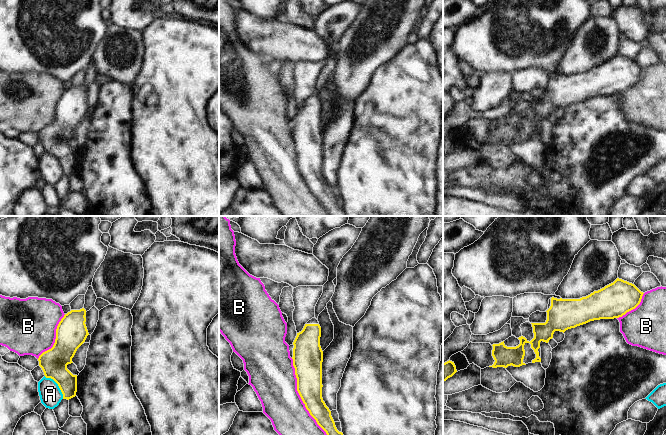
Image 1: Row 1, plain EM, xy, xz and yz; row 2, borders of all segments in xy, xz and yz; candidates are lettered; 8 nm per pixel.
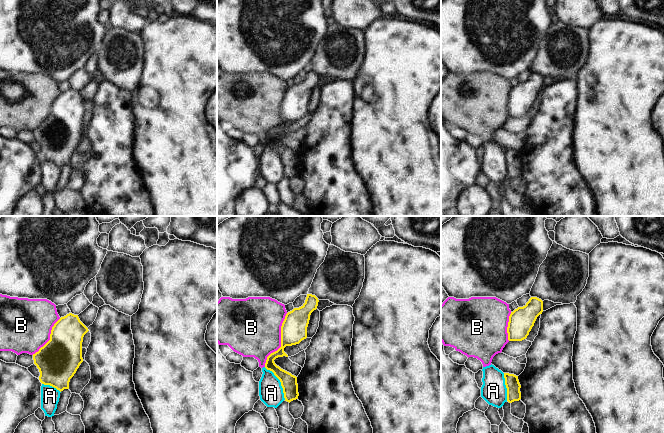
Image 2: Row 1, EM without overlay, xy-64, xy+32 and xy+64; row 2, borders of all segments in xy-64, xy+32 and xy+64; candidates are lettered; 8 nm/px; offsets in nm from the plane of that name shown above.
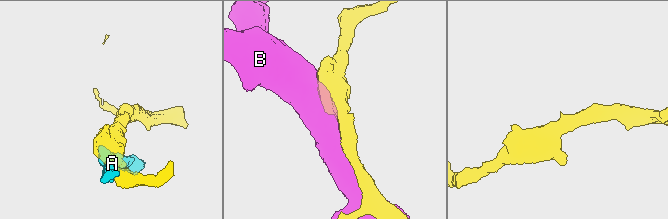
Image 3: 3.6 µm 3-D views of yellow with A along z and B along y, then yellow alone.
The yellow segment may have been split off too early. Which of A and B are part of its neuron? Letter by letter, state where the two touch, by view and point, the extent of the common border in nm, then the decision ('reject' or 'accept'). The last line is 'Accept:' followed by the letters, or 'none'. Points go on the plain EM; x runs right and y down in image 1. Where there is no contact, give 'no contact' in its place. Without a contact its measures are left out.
A: meets yellow in xy at (58, 161); contact 240 nm long; reject
B: meets yellow in xz at (301, 174); contact 700 nm long; reject
Accept: none

